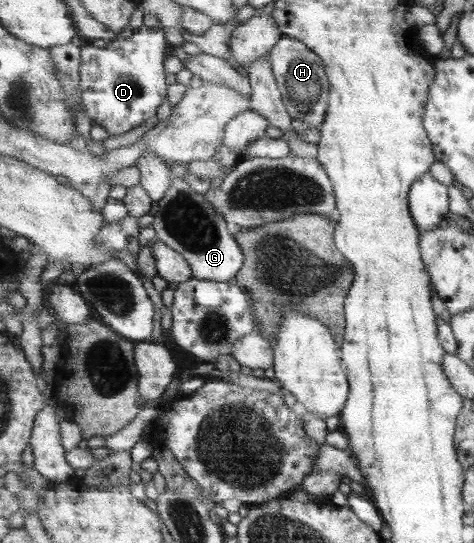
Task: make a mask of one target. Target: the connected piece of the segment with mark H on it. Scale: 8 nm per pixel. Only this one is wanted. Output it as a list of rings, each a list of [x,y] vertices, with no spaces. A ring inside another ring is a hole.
[[[284,35],[269,55],[274,76],[289,113],[294,119],[301,119],[311,127],[323,125],[330,106],[331,95],[331,80],[323,59],[305,43]]]

